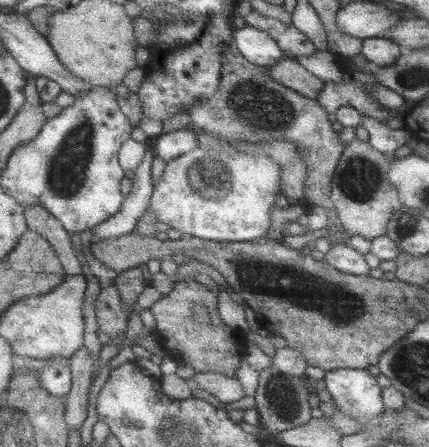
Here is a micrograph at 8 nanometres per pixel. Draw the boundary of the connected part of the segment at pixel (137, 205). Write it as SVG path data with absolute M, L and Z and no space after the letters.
M157 137L147 140L149 145L145 158L143 159L143 164L141 164L141 166L135 171L135 177L132 180L133 187L130 194L126 197L123 208L121 208L121 211L117 212L117 215L113 216L112 219L99 224L99 226L92 229L94 236L91 239L91 242L93 242L95 238L115 239L133 233L137 229L137 226L139 226L141 218L149 212L149 206L151 205L151 200L156 186L153 181L153 174L151 174L151 172L153 172L153 160L155 160L155 157L158 156L156 151L156 140Z

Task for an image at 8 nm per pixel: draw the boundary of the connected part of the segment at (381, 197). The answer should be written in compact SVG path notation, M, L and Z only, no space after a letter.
M355 139L345 147L335 171L331 200L342 226L351 236L358 235L370 241L384 236L393 216L404 206L399 192L389 182L391 167L392 161L369 141Z

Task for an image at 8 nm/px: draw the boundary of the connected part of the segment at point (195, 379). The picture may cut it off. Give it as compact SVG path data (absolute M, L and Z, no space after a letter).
M195 372L192 378L186 381L193 389L206 390L223 403L239 402L248 395L238 377L227 376L220 372Z

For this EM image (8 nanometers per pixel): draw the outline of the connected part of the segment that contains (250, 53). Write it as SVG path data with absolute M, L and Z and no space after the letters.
M249 24L234 32L234 44L253 64L272 67L289 58L269 32Z

